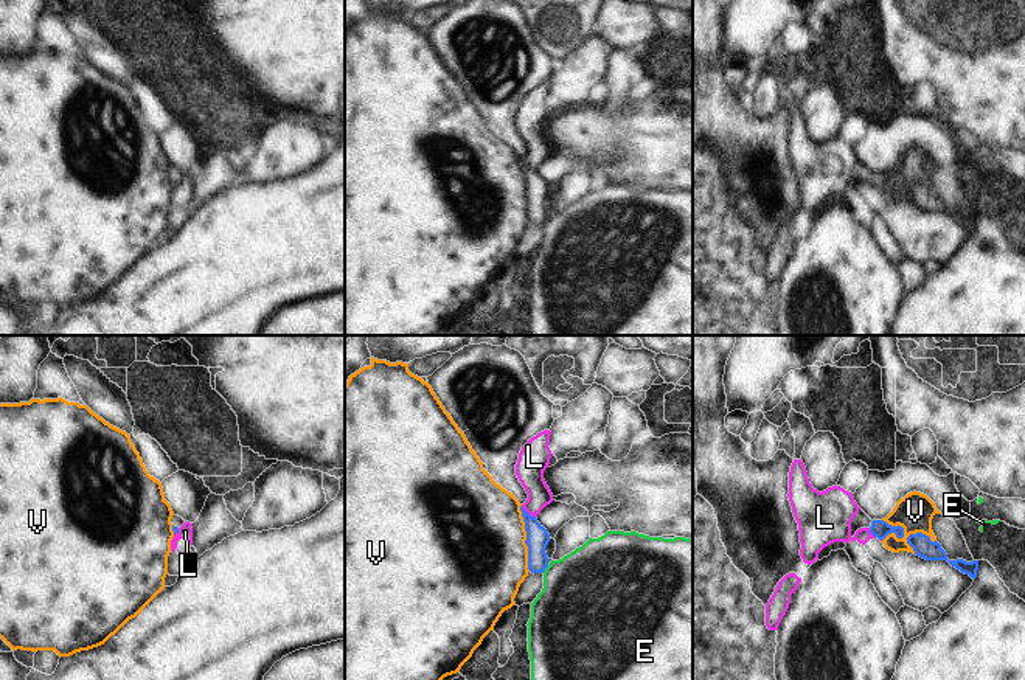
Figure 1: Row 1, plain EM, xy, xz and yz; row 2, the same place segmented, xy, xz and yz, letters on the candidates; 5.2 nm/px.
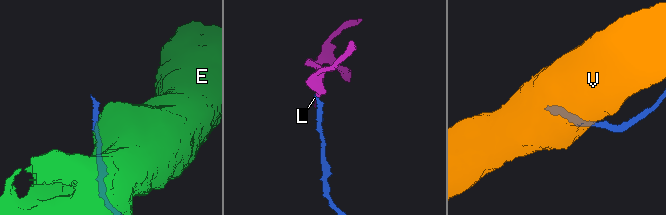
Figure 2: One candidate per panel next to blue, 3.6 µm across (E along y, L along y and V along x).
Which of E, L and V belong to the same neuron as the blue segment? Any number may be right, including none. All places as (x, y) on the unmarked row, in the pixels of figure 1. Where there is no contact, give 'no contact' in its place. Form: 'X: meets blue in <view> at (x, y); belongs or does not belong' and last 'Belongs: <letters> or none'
E: meets blue in xz at (545, 219); does not belong
L: meets blue in xz at (527, 165); does not belong
V: meets blue in yz at (907, 190); does not belong
Belongs: none

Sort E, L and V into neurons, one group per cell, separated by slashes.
E / L / V

